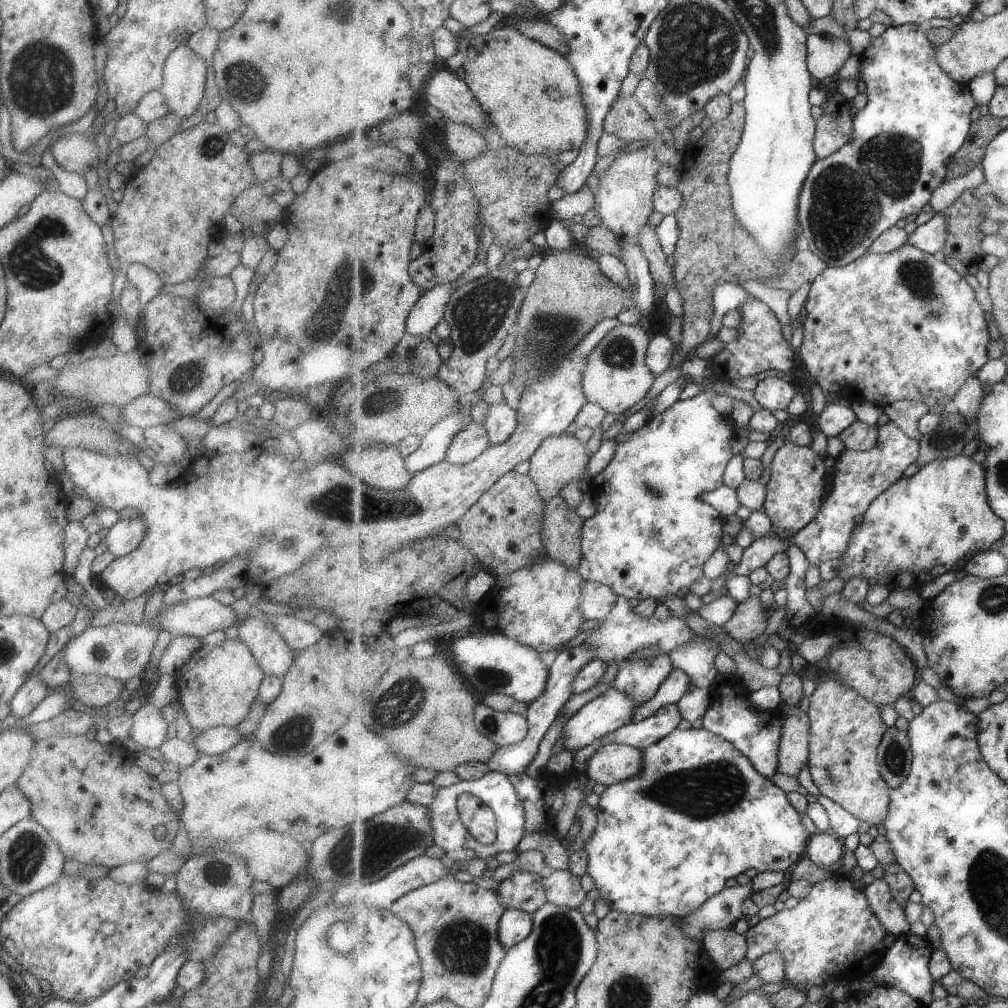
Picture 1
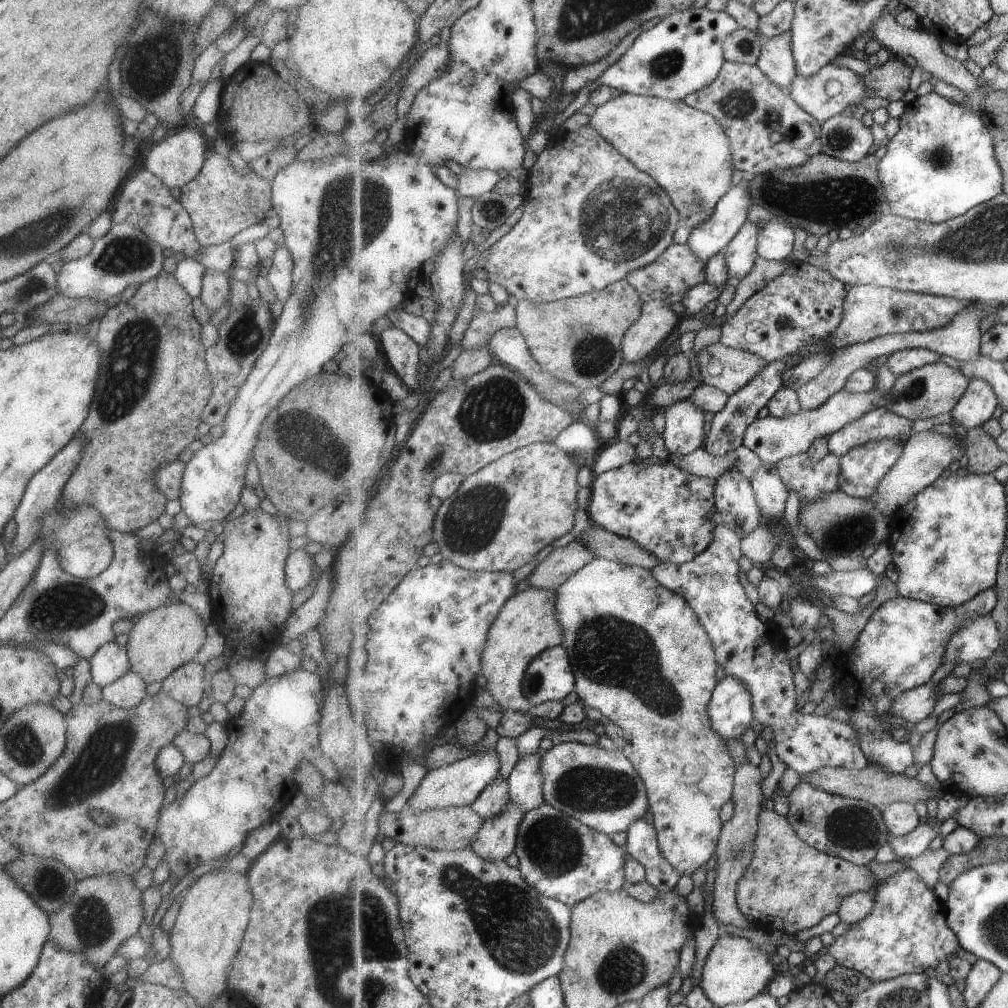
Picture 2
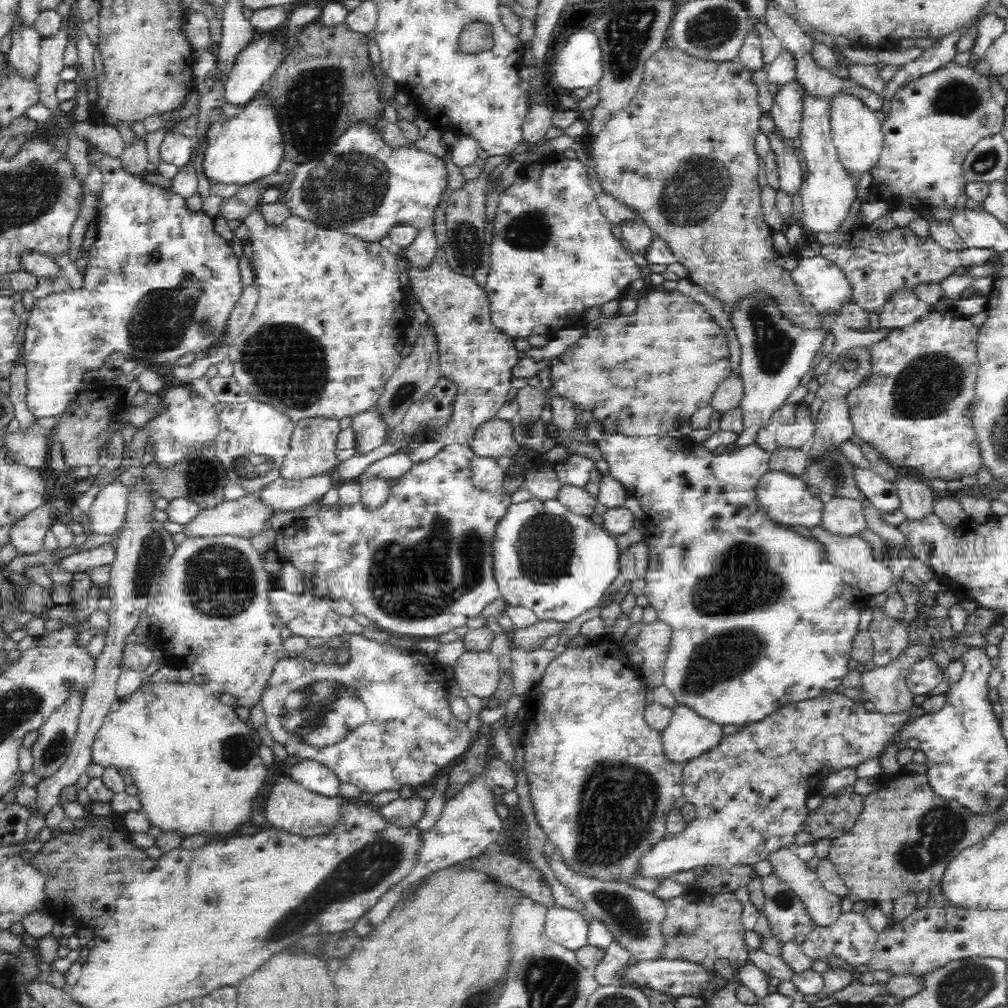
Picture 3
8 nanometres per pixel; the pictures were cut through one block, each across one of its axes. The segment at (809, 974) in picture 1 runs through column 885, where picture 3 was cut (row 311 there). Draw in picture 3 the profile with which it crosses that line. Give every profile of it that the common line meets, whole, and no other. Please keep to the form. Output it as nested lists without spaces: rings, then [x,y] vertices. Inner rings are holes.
[[[933,305],[912,324],[892,329],[886,338],[869,348],[870,374],[847,394],[845,401],[850,409],[853,434],[875,448],[892,465],[916,472],[928,482],[933,478],[961,481],[965,476],[977,474],[982,466],[980,445],[971,417],[966,415],[975,396],[979,328],[970,323],[970,319],[955,314],[954,307],[937,312]]]

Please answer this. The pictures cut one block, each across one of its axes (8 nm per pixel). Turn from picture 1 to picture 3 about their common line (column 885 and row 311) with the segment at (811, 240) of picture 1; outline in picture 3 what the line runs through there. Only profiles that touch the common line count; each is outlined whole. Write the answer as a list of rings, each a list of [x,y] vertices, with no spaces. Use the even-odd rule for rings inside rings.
[[[102,152],[99,168],[103,176],[103,189],[96,217],[100,223],[100,232],[96,234],[96,244],[90,248],[90,257],[87,258],[87,266],[83,275],[83,286],[79,290],[70,288],[64,292],[54,291],[46,297],[36,299],[27,317],[25,328],[26,402],[28,409],[37,420],[50,418],[50,416],[60,416],[73,402],[77,394],[82,391],[84,387],[82,376],[91,369],[100,369],[101,365],[107,364],[110,357],[116,352],[122,353],[128,358],[142,358],[142,362],[164,364],[172,363],[188,352],[195,354],[196,359],[202,359],[216,354],[219,350],[228,350],[224,348],[225,330],[230,313],[242,292],[242,278],[238,258],[234,255],[230,243],[216,233],[214,220],[203,215],[201,211],[190,210],[186,198],[176,194],[172,188],[152,184],[146,181],[144,176],[135,176],[124,170],[120,157],[108,156]]]

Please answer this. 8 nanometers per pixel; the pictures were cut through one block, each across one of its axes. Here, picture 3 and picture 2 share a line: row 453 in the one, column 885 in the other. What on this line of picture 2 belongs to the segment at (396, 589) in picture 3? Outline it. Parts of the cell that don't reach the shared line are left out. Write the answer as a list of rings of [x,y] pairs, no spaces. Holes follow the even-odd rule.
[[[898,435],[893,438],[877,438],[877,440],[867,440],[859,446],[853,446],[851,452],[841,456],[841,490],[847,495],[855,496],[855,498],[870,499],[879,482],[887,476],[887,472],[897,464],[903,452],[905,452],[906,443],[903,437]]]

